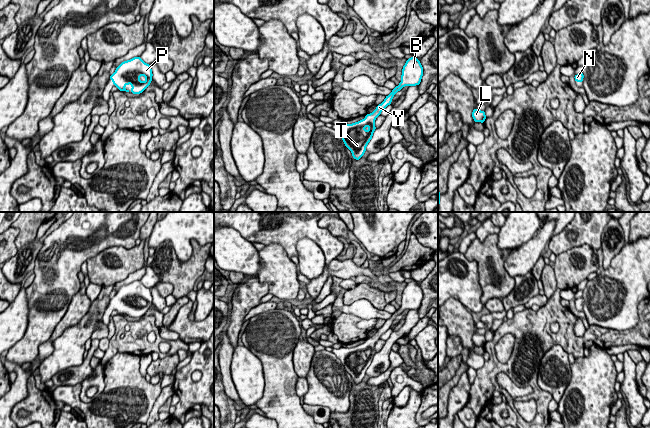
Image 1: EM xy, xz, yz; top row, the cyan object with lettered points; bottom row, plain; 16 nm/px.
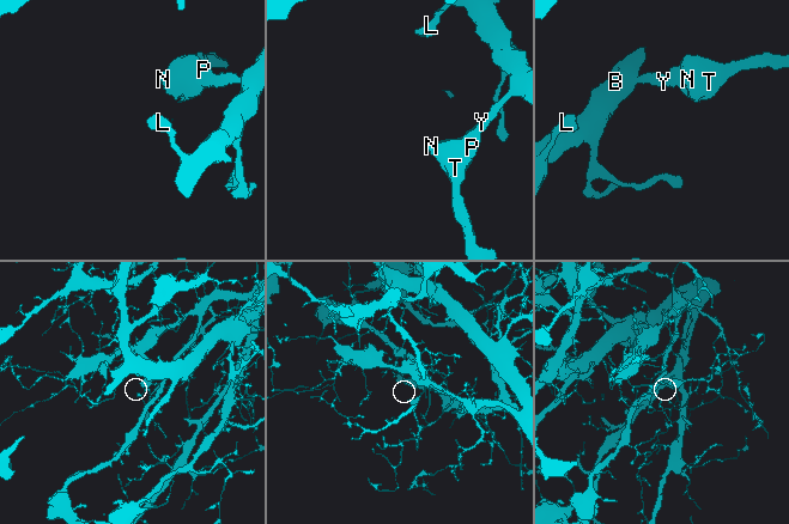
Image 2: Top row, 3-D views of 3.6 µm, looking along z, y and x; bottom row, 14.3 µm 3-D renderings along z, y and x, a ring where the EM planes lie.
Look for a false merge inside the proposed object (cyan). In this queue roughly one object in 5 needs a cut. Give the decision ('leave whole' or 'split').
leave whole

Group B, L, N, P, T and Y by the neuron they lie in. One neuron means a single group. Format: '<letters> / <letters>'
B L N P T Y

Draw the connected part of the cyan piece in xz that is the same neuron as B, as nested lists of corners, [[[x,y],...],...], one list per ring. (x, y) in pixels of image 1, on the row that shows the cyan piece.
[[[416,57],[407,59],[402,69],[401,82],[392,92],[386,96],[384,101],[377,105],[377,108],[367,114],[363,120],[352,124],[341,123],[336,125],[336,133],[342,138],[345,146],[351,151],[354,159],[359,160],[366,151],[366,146],[372,139],[376,129],[375,119],[380,113],[391,104],[394,95],[404,86],[419,85],[423,76],[423,67]]]

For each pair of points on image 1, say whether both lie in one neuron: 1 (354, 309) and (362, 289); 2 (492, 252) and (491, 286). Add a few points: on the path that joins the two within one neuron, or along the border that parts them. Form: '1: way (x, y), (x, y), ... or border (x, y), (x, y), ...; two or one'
1: border (344, 304), (367, 299), (380, 309); two
2: way (490, 260), (488, 267), (491, 270), (491, 278); one

